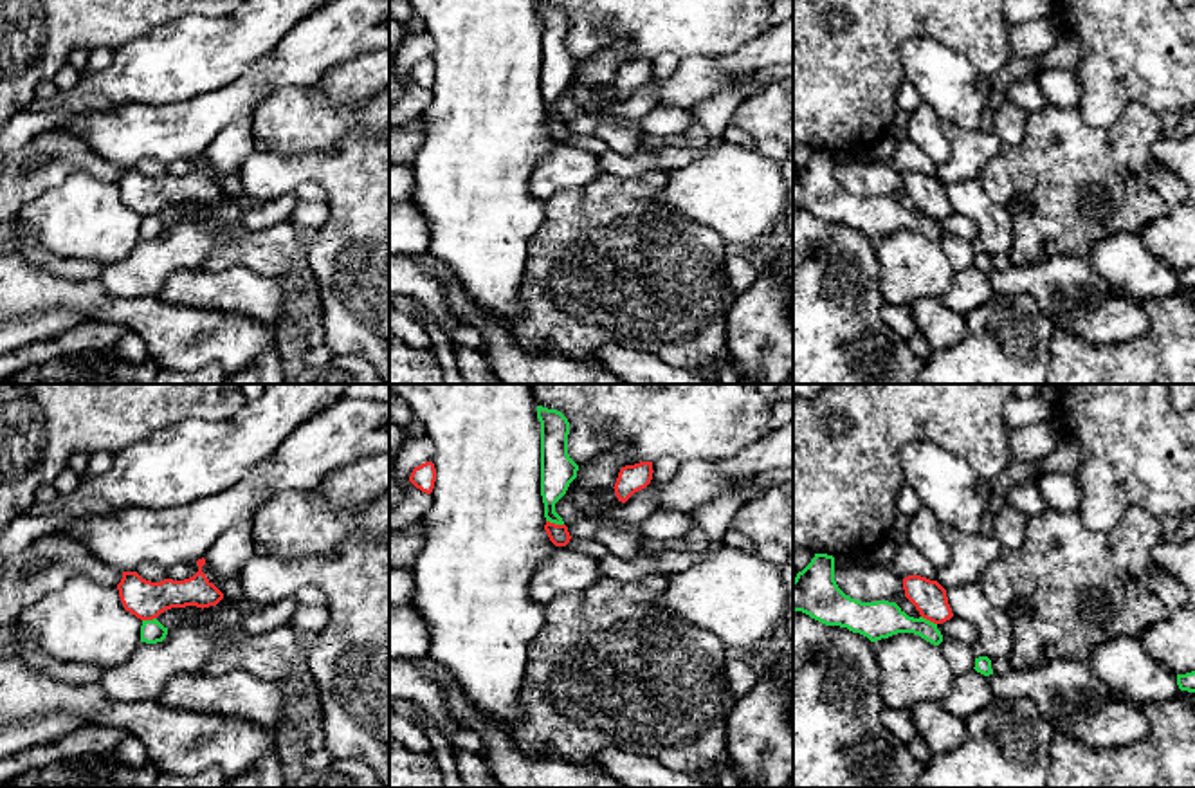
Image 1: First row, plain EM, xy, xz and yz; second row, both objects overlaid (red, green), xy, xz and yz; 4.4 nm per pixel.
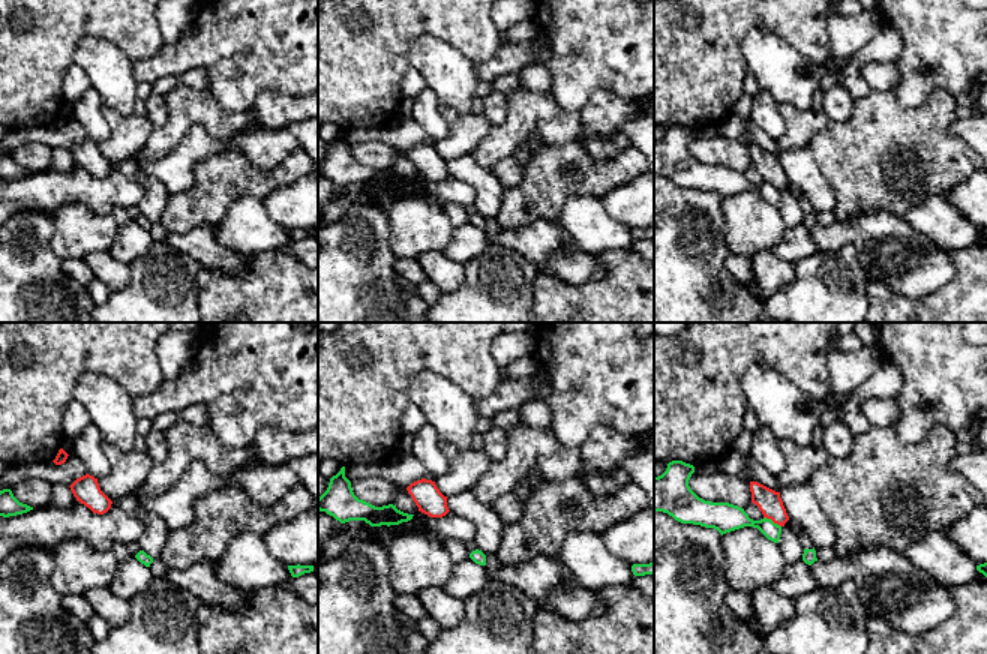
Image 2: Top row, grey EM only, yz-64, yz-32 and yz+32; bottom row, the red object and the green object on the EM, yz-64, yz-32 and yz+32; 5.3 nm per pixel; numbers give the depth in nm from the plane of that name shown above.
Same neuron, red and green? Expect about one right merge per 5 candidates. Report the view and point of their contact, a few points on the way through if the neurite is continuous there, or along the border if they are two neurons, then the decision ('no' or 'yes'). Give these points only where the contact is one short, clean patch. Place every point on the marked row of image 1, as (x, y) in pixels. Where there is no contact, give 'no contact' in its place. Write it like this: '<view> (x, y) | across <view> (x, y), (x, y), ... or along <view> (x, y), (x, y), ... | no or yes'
xz (554, 523) | along xz (547, 520), (563, 525) | no

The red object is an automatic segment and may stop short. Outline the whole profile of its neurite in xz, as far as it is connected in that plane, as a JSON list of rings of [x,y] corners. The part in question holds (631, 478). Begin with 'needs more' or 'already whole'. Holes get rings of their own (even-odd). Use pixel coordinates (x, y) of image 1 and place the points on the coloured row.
already whole; [[[652,462],[622,467],[613,487],[618,501],[625,503],[634,492],[645,489],[652,480],[652,472]]]

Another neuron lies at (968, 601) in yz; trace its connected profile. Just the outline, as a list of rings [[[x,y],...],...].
[[[981,581],[948,588],[946,597],[953,617],[966,620],[977,629],[984,656],[997,660],[1011,655],[1011,618],[990,602]]]

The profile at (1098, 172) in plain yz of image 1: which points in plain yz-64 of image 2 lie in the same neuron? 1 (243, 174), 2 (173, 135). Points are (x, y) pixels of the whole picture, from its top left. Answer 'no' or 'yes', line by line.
1: yes
2: yes

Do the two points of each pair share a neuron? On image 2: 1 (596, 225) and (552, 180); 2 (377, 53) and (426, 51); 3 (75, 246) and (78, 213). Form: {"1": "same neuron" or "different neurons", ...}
{"1": "different neurons", "2": "different neurons", "3": "same neuron"}

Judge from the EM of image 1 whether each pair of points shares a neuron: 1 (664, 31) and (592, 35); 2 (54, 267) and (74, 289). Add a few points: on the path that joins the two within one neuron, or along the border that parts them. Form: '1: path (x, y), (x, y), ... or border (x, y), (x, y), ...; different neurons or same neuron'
1: path (646, 29), (610, 29); same neuron
2: border (27, 264), (63, 278), (98, 278); different neurons

